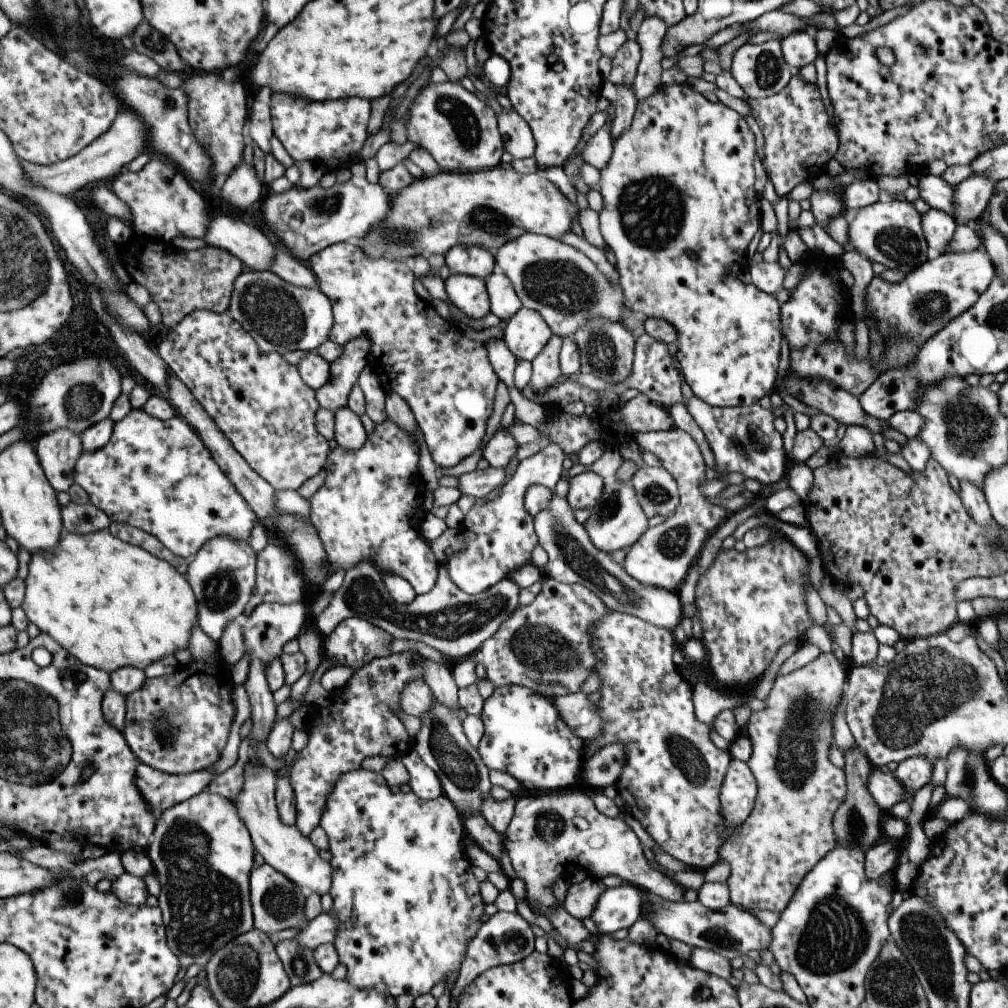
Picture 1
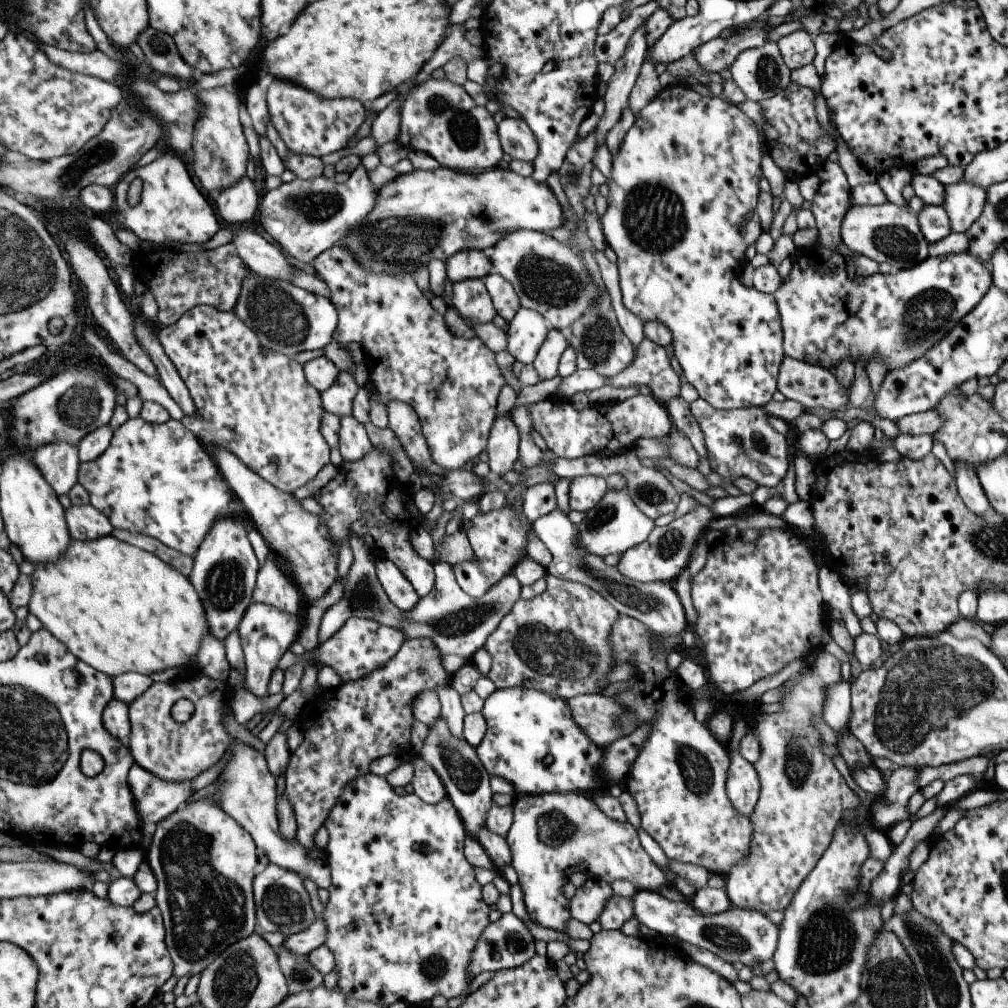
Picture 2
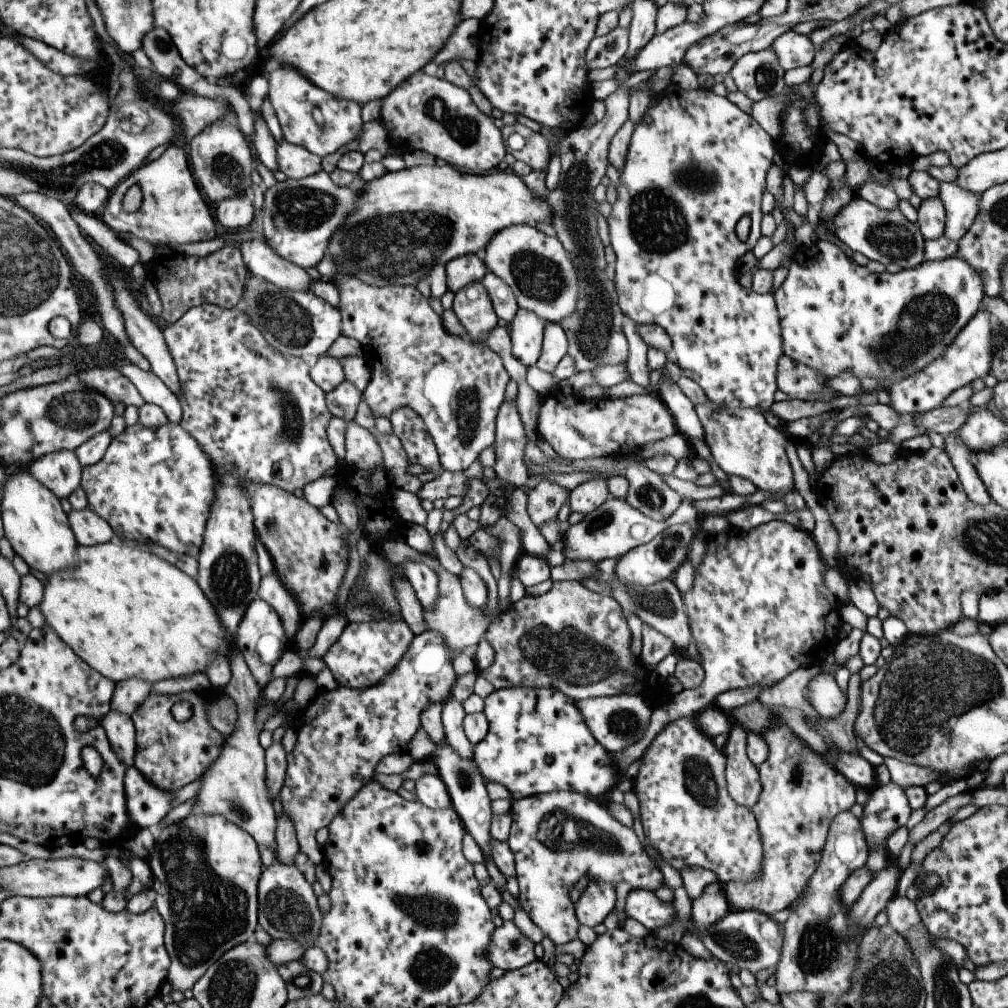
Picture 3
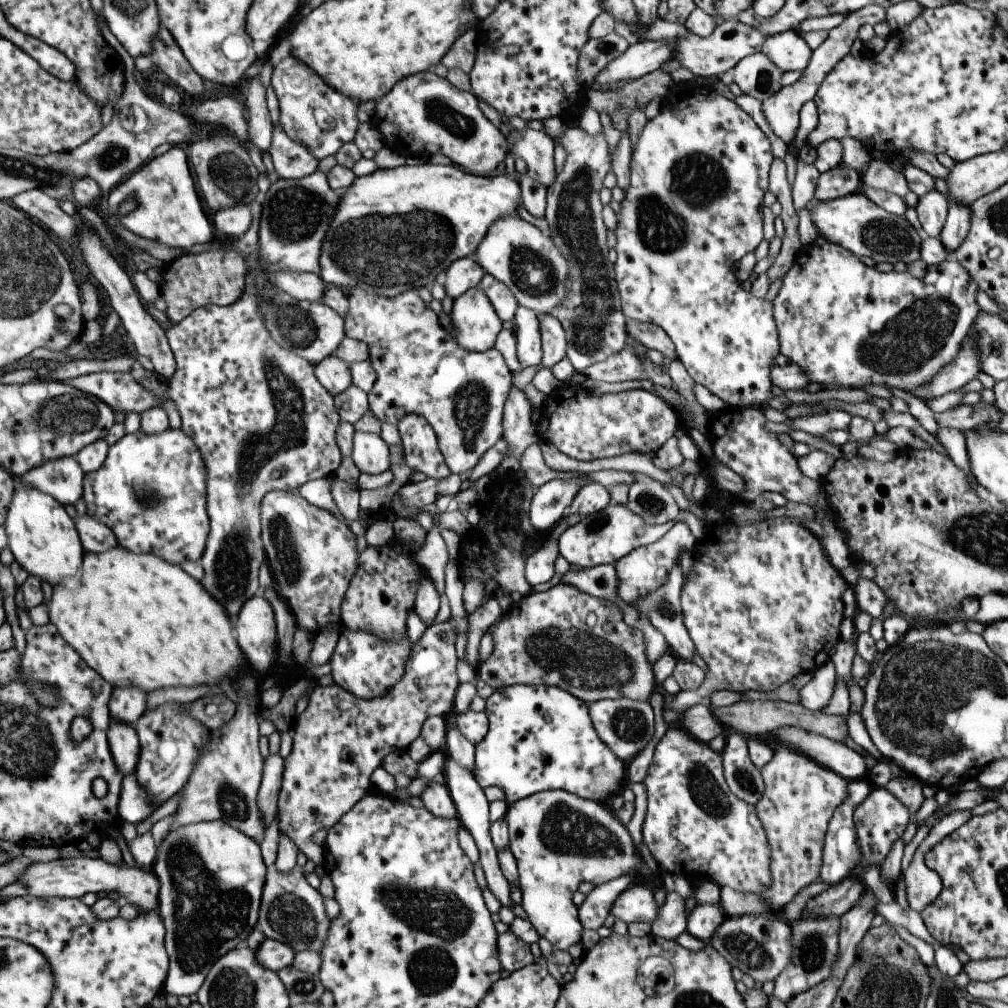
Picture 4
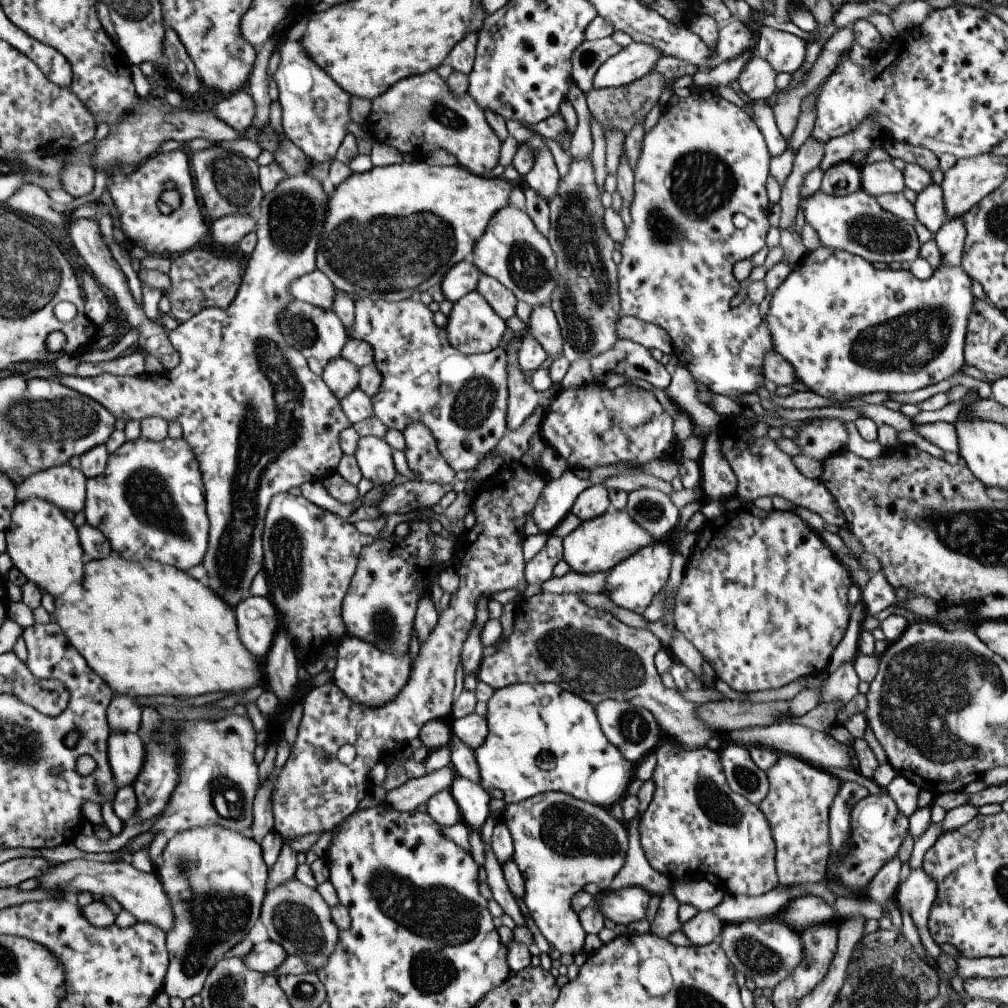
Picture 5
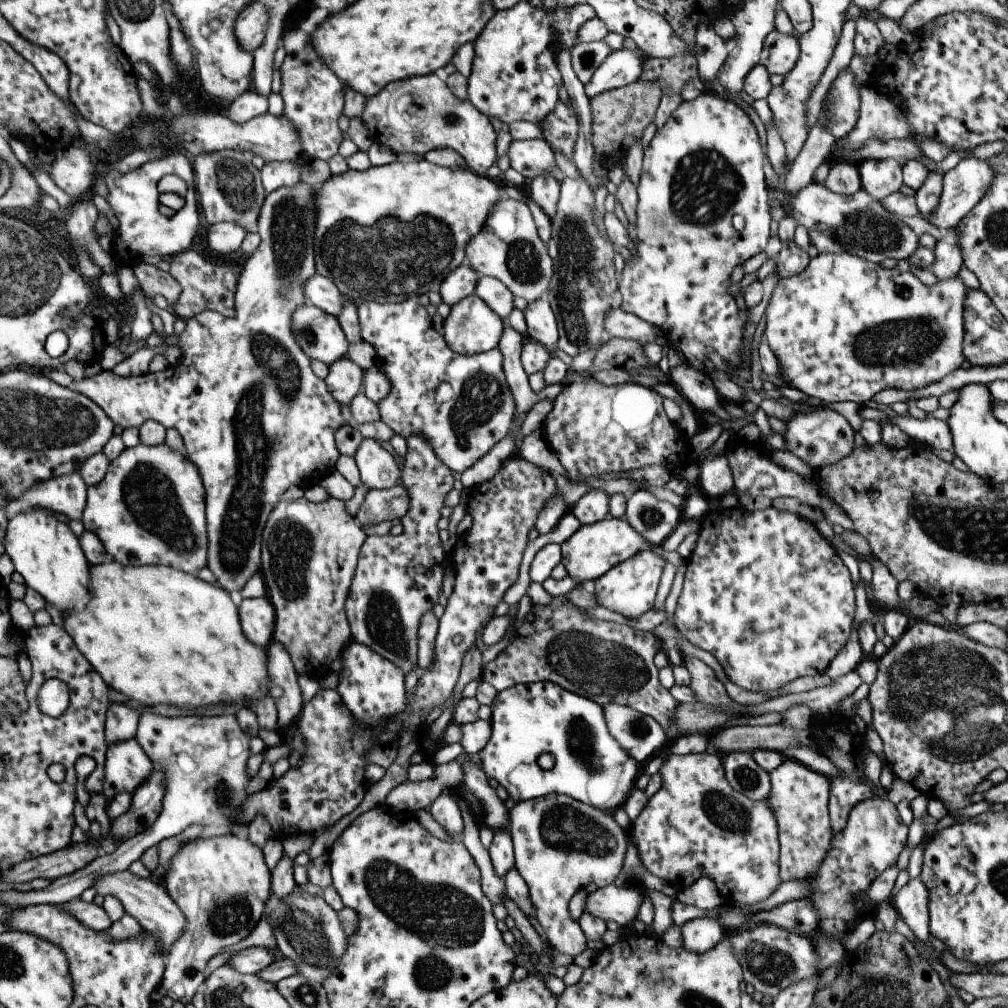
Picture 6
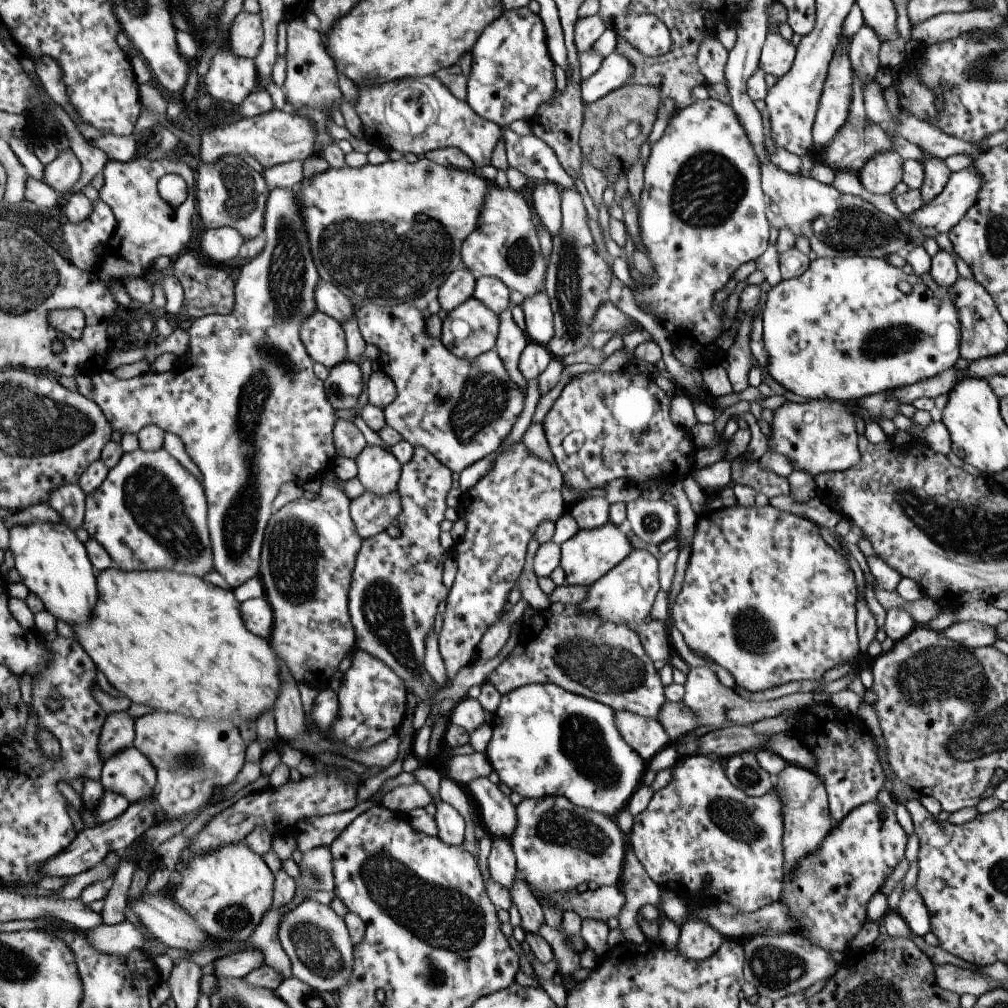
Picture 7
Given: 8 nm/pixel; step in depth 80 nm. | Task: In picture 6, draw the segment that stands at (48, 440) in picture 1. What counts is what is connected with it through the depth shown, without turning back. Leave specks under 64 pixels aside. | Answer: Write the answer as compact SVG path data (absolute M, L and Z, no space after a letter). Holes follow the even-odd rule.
M77 470L69 474L49 477L25 490L17 500L11 501L7 514L15 518L19 512L26 512L33 506L47 507L56 514L64 514L70 520L80 520L86 502L86 487Z

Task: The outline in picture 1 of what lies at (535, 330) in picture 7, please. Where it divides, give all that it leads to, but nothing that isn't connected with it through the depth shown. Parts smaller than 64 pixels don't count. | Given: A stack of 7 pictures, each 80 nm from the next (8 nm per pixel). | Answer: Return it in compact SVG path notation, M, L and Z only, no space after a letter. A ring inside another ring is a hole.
M551 335L542 349L532 358L530 365L532 373L528 385L533 390L541 390L550 386L555 378L561 374L558 365L558 354L562 345L562 338Z

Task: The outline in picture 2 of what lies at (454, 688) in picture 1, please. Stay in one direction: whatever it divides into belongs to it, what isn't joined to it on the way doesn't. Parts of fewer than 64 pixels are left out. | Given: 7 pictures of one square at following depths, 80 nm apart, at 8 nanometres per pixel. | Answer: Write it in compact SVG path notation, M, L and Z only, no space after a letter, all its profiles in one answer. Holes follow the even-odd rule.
M449 683L439 685L434 691L440 702L440 718L446 722L451 736L463 741L462 718L466 714L460 705L460 696Z

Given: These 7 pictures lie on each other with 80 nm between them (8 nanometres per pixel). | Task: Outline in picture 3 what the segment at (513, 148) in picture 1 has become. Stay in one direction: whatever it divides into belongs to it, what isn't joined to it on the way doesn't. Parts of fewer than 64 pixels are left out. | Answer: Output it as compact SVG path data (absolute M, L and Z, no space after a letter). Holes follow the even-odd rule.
M520 123L504 126L500 130L504 142L515 132L523 138L525 144L519 150L513 150L506 146L506 152L511 154L516 161L524 162L531 172L545 173L550 159L550 142L541 133L533 132Z

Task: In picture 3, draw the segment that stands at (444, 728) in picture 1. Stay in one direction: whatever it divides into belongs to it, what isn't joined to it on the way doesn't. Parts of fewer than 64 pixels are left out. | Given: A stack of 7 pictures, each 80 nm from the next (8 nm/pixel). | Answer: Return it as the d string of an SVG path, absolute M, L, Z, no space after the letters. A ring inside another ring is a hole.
M443 740L440 745L432 751L432 755L428 758L435 763L437 776L445 785L449 800L451 801L452 809L460 818L461 824L464 827L464 832L473 838L474 843L481 849L483 853L483 864L490 878L491 884L499 891L505 887L506 878L499 872L490 855L490 840L489 834L490 818L492 810L490 809L490 800L486 793L486 785L482 781L481 775L478 773L476 764L471 759L463 759L457 756L456 752Z

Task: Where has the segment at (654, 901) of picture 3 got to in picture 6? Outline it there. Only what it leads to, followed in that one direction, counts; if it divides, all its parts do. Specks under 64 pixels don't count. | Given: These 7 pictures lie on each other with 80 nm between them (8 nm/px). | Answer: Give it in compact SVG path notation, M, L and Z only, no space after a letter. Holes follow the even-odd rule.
M614 884L600 887L587 893L583 913L603 920L612 920L620 928L636 919L638 908L643 902L640 889L635 886L618 887Z

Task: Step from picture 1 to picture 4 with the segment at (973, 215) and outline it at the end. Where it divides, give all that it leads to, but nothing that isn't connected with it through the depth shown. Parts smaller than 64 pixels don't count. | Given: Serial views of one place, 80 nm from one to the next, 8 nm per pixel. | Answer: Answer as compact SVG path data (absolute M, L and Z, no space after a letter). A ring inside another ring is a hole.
M933 179L932 188L938 190L948 200L948 209L946 217L937 236L946 250L953 254L954 250L961 244L965 238L970 225L969 205L957 203L946 194L945 183L941 179Z

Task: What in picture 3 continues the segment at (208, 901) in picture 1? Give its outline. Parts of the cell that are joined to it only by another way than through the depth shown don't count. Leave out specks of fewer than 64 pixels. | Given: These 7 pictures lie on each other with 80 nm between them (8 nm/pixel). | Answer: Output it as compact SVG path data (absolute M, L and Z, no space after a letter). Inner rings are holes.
M189 814L182 818L177 823L172 823L165 826L163 829L158 829L159 838L155 841L153 848L149 851L146 860L150 867L151 875L151 904L154 909L159 913L164 924L164 947L167 951L170 963L168 966L166 982L169 983L171 991L179 990L192 990L193 985L209 968L210 963L215 962L226 950L233 948L235 945L244 943L247 940L252 940L253 932L257 927L256 914L257 914L257 881L259 880L261 871L261 860L259 859L258 846L256 842L244 830L235 826L232 822L225 820L222 816L217 815L193 815Z

